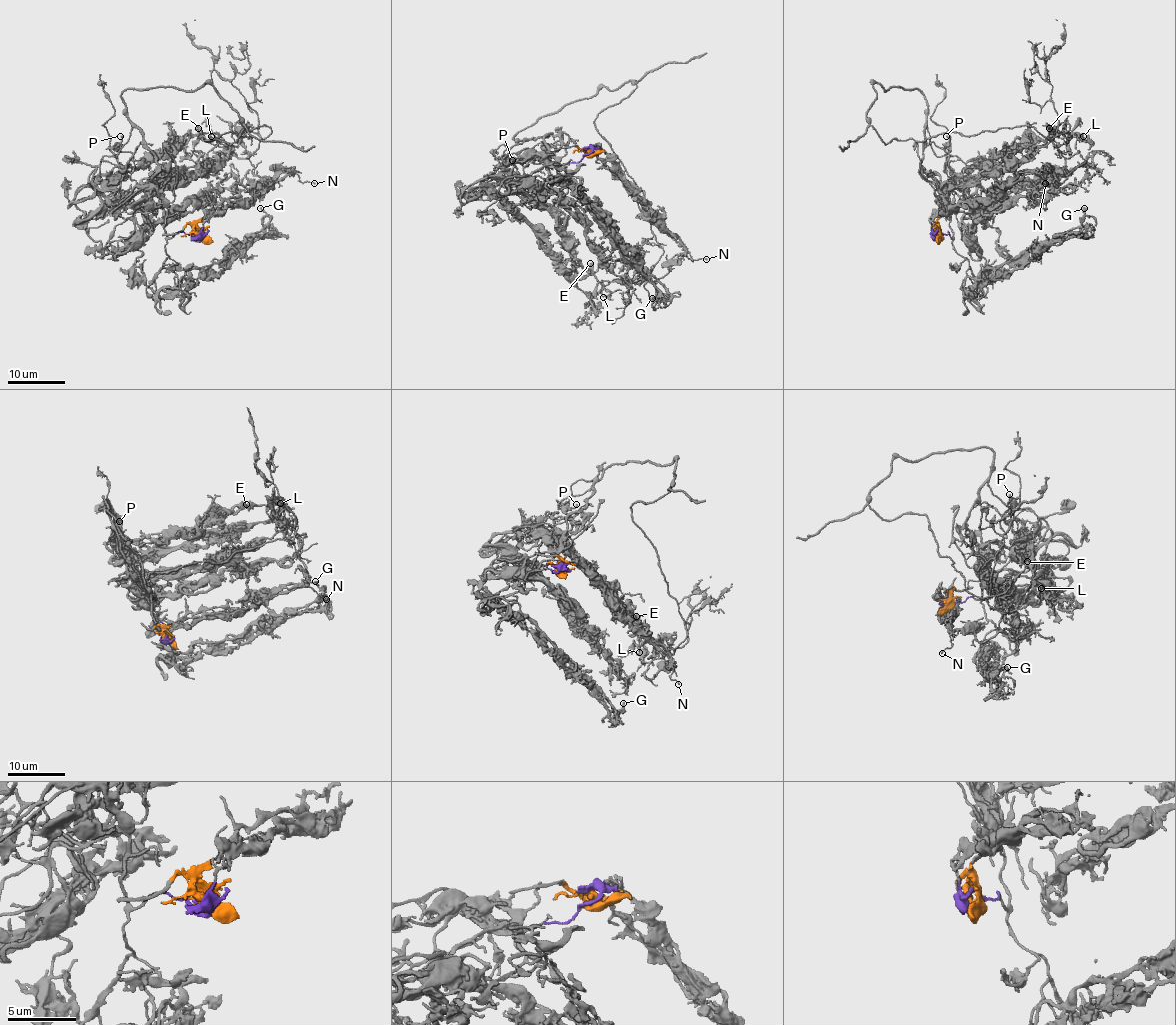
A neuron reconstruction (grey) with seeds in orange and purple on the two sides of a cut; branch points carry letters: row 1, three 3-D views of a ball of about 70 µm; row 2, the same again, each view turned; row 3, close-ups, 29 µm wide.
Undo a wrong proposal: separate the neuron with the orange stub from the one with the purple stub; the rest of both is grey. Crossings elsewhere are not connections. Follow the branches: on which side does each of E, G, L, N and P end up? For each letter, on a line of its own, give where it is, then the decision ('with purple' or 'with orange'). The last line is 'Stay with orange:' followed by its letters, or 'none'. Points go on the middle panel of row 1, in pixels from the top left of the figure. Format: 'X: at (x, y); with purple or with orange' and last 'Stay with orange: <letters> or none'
E: at (590, 263); with purple
G: at (652, 298); with purple
L: at (603, 297); with purple
N: at (706, 259); with orange
P: at (512, 160); with purple
Stay with orange: N

